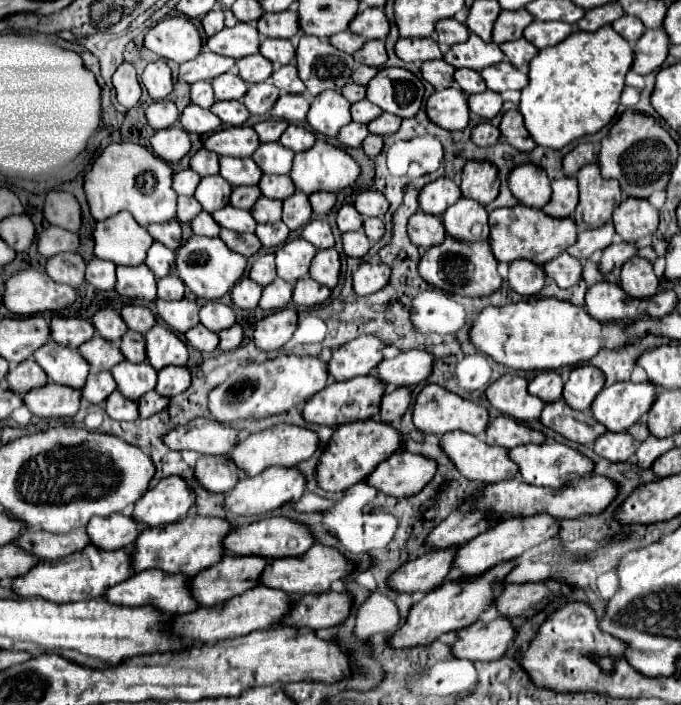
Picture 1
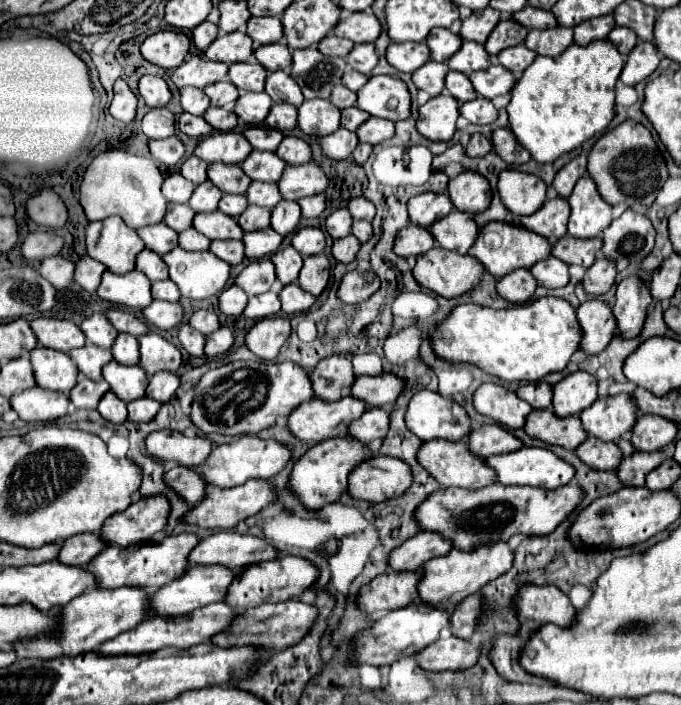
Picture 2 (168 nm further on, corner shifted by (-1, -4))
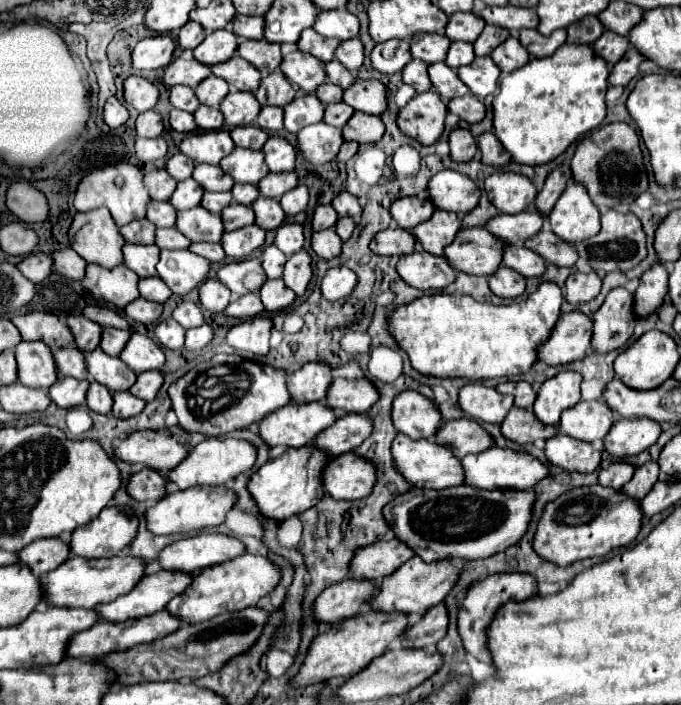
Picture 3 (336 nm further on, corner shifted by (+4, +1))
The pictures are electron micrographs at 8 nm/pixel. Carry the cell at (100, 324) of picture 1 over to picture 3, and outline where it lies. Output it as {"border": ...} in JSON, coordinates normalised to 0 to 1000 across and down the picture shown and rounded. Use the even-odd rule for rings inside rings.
{"border":[[[103,447],[100,450],[100,464],[109,475],[109,489],[120,501],[132,501],[135,495],[141,495],[147,489],[150,464],[144,458],[135,458],[123,447]]]}

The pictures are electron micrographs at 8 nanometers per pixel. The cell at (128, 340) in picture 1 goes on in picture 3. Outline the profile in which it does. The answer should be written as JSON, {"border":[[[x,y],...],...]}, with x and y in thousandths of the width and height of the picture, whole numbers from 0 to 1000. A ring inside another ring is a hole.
{"border":[[[153,464],[150,467],[150,484],[147,484],[147,495],[164,506],[173,506],[176,498],[182,495],[182,489],[191,481],[191,470],[179,470],[179,467],[167,467],[167,464]]]}

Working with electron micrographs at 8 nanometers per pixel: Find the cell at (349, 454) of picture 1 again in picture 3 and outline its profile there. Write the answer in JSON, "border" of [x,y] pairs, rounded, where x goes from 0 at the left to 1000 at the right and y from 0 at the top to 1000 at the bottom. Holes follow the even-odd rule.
{"border":[[[441,634],[441,637],[423,637],[414,648],[394,654],[385,660],[364,682],[364,696],[370,708],[379,716],[379,725],[391,736],[417,739],[429,730],[441,730],[443,725],[455,722],[461,713],[473,705],[473,685],[470,685],[470,668],[479,657],[482,645],[461,637],[461,634]]]}

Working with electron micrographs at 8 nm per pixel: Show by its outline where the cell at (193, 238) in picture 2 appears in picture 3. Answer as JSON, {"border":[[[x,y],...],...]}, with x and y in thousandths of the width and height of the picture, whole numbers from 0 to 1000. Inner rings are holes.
{"border":[[[229,325],[229,350],[235,353],[276,353],[279,342],[258,325]]]}

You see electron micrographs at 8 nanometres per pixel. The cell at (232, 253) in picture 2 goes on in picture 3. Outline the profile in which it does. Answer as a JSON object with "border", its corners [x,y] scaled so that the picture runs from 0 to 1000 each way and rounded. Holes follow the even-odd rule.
{"border":[[[282,345],[276,353],[282,359],[288,359],[288,362],[294,362],[294,365],[311,370],[311,373],[320,373],[320,370],[326,370],[332,365],[329,353],[320,345]]]}

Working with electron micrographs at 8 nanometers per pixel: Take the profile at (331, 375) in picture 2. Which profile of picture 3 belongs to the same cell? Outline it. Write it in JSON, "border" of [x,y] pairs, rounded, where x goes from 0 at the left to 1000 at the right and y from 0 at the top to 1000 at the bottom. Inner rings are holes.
{"border":[[[446,515],[438,526],[426,529],[420,538],[426,569],[435,574],[458,569],[476,572],[485,543],[488,532],[479,515]]]}

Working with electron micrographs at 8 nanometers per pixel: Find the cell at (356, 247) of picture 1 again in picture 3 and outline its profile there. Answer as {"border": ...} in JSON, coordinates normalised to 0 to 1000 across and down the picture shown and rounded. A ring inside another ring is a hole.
{"border":[[[490,325],[458,330],[458,356],[470,367],[493,367],[502,359],[502,339],[493,333]]]}

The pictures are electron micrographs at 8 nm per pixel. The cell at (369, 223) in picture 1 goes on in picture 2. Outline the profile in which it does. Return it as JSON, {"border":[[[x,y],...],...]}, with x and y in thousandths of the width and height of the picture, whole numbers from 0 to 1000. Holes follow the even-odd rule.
{"border":[[[521,315],[518,326],[515,326],[530,343],[539,343],[548,335],[548,321],[542,315]]]}

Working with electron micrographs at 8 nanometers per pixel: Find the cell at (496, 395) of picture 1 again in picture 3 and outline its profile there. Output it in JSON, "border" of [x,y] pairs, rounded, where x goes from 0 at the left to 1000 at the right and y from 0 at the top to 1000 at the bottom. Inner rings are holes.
{"border":[[[684,543],[673,557],[673,574],[693,594],[734,603],[737,594],[746,589],[746,580],[752,577],[752,563],[734,560],[722,549]]]}

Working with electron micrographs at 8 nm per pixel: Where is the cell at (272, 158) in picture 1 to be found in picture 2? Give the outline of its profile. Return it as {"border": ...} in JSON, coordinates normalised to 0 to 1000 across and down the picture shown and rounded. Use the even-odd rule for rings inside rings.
{"border":[[[372,213],[363,221],[363,227],[354,233],[357,244],[369,255],[383,255],[383,258],[407,258],[419,235],[421,233],[410,221],[404,221],[404,216],[377,216],[377,213]]]}

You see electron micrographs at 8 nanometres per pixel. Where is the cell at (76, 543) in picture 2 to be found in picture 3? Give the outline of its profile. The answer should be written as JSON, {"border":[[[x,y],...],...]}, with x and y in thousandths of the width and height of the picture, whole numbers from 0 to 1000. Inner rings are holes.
{"border":[[[88,762],[82,765],[56,765],[35,776],[26,787],[26,799],[44,804],[47,816],[65,818],[70,810],[82,807],[100,793],[100,770]]]}

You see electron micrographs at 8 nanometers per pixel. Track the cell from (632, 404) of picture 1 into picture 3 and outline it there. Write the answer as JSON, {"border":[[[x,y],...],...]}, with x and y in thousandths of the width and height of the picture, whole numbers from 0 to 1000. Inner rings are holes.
{"border":[[[852,569],[825,589],[825,611],[840,623],[875,628],[884,626],[902,600],[899,583],[884,569]]]}

